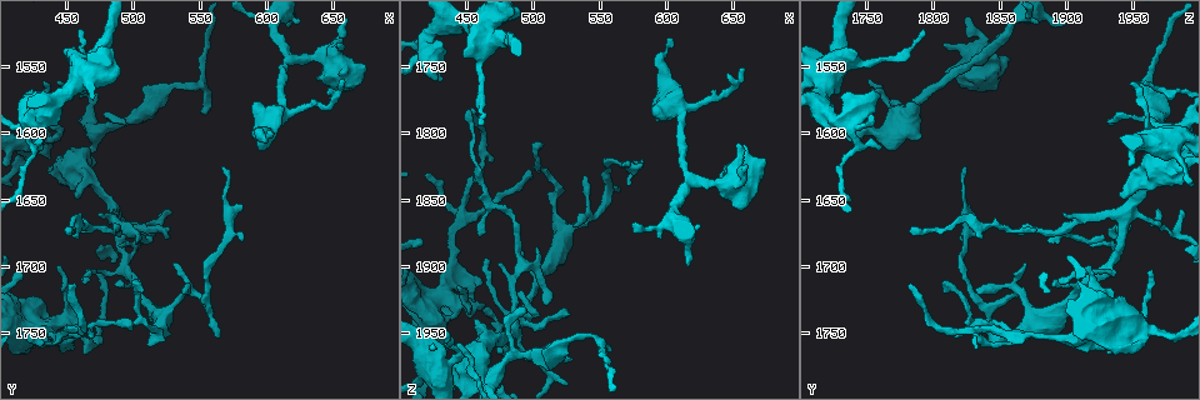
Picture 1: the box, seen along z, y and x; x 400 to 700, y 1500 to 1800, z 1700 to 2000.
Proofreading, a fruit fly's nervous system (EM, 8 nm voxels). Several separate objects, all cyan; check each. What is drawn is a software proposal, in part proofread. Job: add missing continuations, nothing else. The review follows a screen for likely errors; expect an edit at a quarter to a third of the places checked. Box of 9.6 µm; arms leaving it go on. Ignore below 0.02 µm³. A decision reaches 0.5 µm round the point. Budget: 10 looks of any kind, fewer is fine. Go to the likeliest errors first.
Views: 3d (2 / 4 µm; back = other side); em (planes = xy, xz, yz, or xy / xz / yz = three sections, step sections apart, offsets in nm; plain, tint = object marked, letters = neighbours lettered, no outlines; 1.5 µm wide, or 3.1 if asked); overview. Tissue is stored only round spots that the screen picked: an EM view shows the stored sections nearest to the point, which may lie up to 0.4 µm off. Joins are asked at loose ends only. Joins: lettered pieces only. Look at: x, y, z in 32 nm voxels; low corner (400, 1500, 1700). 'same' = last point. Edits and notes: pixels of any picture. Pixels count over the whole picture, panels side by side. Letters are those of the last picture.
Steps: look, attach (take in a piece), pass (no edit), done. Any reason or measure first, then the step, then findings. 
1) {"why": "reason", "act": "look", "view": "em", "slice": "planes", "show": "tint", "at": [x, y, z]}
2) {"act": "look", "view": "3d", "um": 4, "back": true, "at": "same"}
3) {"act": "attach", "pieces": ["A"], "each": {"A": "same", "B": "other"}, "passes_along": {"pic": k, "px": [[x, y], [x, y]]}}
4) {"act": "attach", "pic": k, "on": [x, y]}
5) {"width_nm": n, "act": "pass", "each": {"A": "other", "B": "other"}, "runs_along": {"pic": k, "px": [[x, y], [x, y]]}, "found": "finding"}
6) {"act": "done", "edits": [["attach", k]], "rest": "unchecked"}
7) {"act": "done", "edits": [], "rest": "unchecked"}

{"act": "look", "view": "3d", "um": 2, "at": [500, 1746, 1830]}

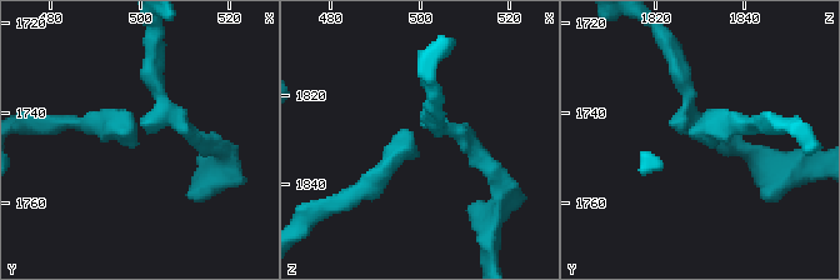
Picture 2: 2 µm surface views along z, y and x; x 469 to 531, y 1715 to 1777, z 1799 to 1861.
{"why": "need the tissue", "act": "look", "view": "em", "slice": "xz", "step": 8, "show": "letters", "at": [500, 1747, 1833]}

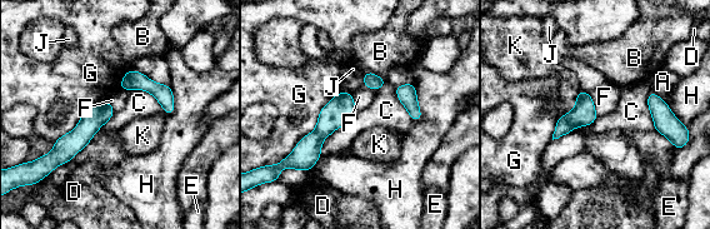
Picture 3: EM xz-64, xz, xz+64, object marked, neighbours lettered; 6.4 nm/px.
{"width_nm": 130, "act": "pass", "each": {"A": "other", "B": "other", "C": "other", "D": "other", "E": "other", "F": "other", "G": "other", "H": "other", "J": "other", "K": "other"}, "found": "no lettered piece goes on from it"}

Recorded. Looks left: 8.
{"why": "branch stops here", "act": "look", "view": "3d", "um": 4, "at": [452, 1762, 1928]}

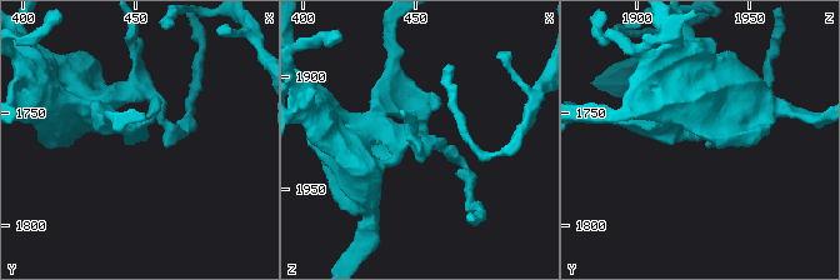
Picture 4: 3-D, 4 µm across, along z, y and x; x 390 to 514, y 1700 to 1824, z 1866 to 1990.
{"act": "look", "view": "em", "slice": "xz", "step": 8, "show": "tint", "at": [453, 1761, 1929]}

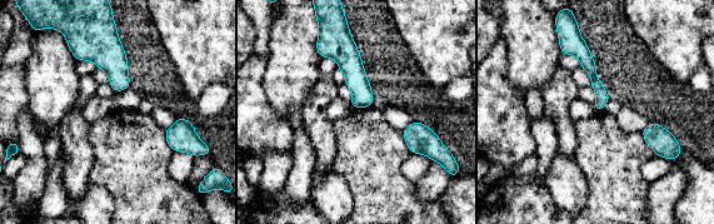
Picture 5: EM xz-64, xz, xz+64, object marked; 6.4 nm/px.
{"why": "cut it another way", "act": "look", "view": "em", "slice": "planes", "show": "letters", "at": "same"}

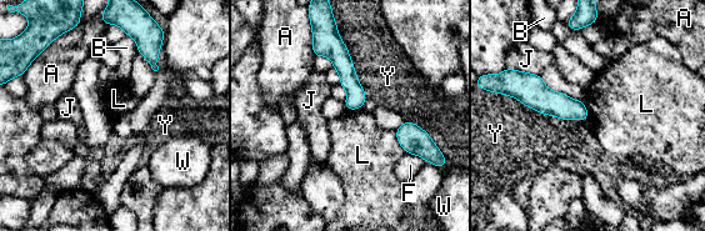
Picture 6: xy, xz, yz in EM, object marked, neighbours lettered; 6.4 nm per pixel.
{"act": "pass", "each": {"A": "other", "B": "other", "F": "other", "J": "other", "L": "other", "W": "other", "Y": "other"}, "border": {"pic": 6, "px": [[394, 131], [398, 142], [406, 152]]}, "found": "none of them fits"}

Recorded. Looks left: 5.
{"why": "an open end", "act": "look", "view": "3d", "um": 4, "at": [464, 1522, 1796]}

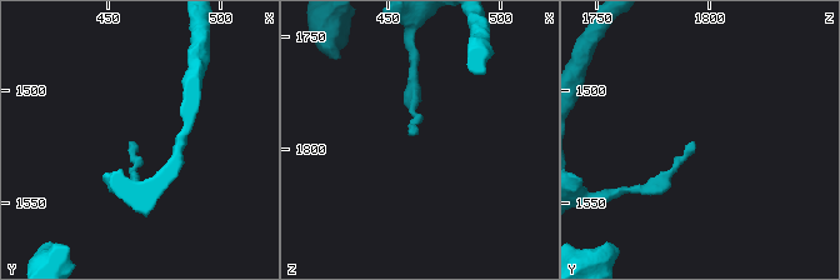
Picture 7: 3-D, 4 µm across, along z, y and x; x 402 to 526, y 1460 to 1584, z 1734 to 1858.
{"act": "look", "view": "em", "slice": "planes", "show": "letters", "at": [463, 1522, 1794]}

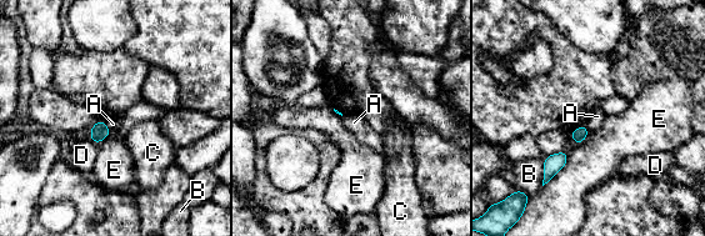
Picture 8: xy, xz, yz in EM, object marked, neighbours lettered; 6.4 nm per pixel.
{"act": "pass", "each": {"A": "other", "B": "other", "C": "other", "D": "other", "E": "other"}, "border": {"pic": 8, "px": [[101, 119], [111, 132]]}, "found": "no lettered piece goes on from it"}

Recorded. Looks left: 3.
{"why": "tapers out", "act": "look", "view": "3d", "um": 2, "at": [446, 1560, 1958]}

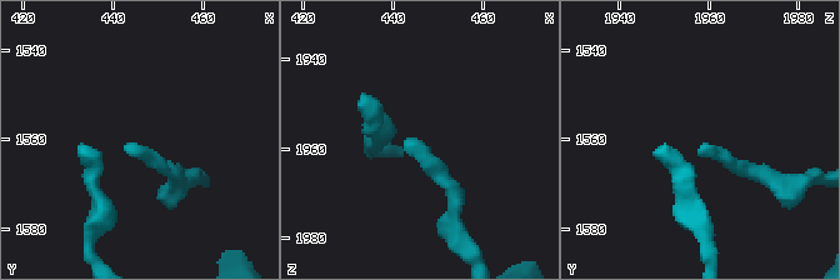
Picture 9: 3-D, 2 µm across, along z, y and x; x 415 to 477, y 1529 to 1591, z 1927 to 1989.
{"why": "now the EM", "act": "look", "view": "em", "slice": "yz", "step": 4, "show": "tint", "at": [444, 1561, 1958]}

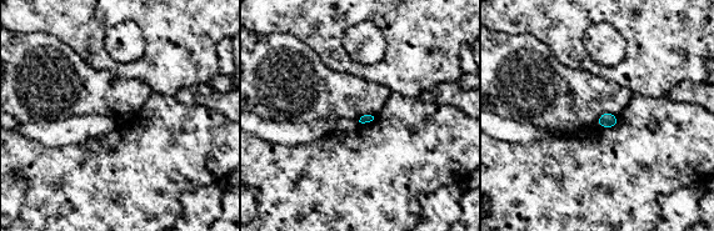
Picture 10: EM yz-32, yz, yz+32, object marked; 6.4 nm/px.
{"why": "another direction", "act": "look", "view": "em", "slice": "planes", "show": "letters", "at": "same"}

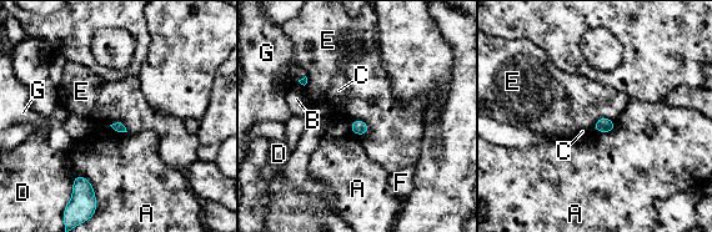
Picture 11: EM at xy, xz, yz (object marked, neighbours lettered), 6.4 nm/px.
{"act": "pass", "each": {"A": "other", "B": "other", "C": "other", "D": "other", "E": "other", "F": "other", "G": "other"}, "border": {"pic": 11, "px": [[350, 124], [362, 120], [369, 132]]}, "found": "no lettered piece goes on from it"}

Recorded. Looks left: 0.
{"act": "done", "edits": [], "rest": "unchecked"}

